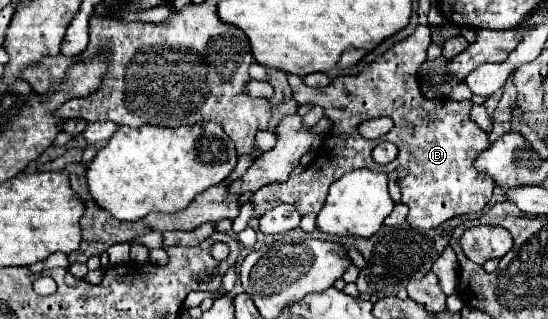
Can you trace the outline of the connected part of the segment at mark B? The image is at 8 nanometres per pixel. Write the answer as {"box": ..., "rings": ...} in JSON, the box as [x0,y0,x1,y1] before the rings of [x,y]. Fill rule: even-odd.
{"box":[250,26,496,230],"rings":[[[416,26],[412,36],[394,44],[374,62],[366,64],[360,74],[338,76],[326,88],[310,88],[300,76],[286,74],[294,98],[300,104],[310,102],[322,106],[326,110],[324,116],[330,118],[334,126],[316,150],[314,162],[302,174],[292,174],[286,182],[268,184],[250,198],[256,204],[254,216],[284,202],[294,204],[302,216],[308,212],[318,214],[326,202],[330,184],[358,168],[370,168],[386,174],[396,168],[406,168],[408,176],[400,178],[398,186],[402,190],[402,202],[410,208],[408,224],[414,228],[430,230],[454,216],[480,212],[488,204],[496,186],[490,176],[474,170],[474,158],[490,146],[488,134],[468,118],[472,102],[454,102],[450,98],[428,100],[422,96],[416,72],[426,60],[430,42],[430,26]],[[380,116],[390,116],[394,120],[394,128],[378,140],[362,138],[358,124]],[[386,140],[398,146],[398,156],[390,164],[382,166],[372,160],[372,150]]]}

